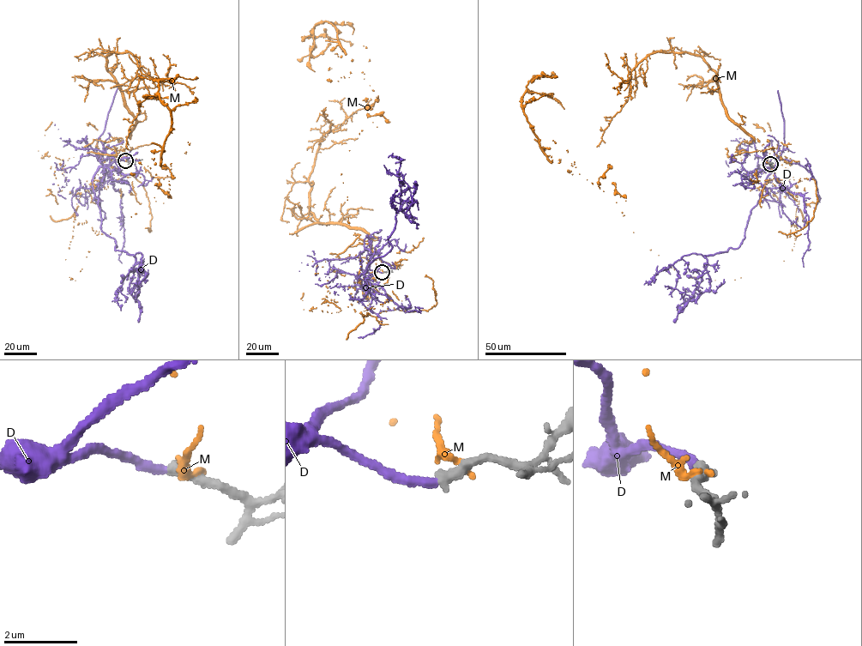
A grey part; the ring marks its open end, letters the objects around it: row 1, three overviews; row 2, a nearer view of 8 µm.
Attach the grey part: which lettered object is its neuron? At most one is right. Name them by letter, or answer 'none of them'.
D

